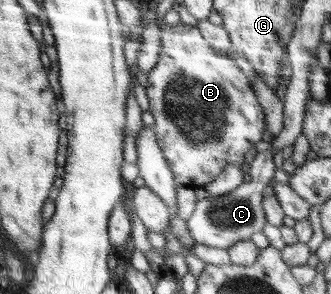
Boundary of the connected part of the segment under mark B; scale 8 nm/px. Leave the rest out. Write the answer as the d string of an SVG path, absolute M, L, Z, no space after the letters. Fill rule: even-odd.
M179 23L174 27L164 25L161 27L160 41L161 49L159 61L154 65L152 71L148 73L147 79L149 86L145 89L149 100L149 111L152 113L152 117L156 122L154 131L158 140L158 145L161 147L161 152L169 163L176 185L185 185L192 187L193 189L205 187L208 183L213 182L229 164L236 164L239 166L244 165L243 167L246 167L246 162L244 160L246 153L248 153L258 141L263 141L262 131L264 131L264 111L262 111L262 107L258 105L254 91L248 89L248 79L246 79L244 73L238 69L238 65L234 63L234 59L228 57L228 54L214 51L206 40L203 39L198 26L190 26L183 23Z

